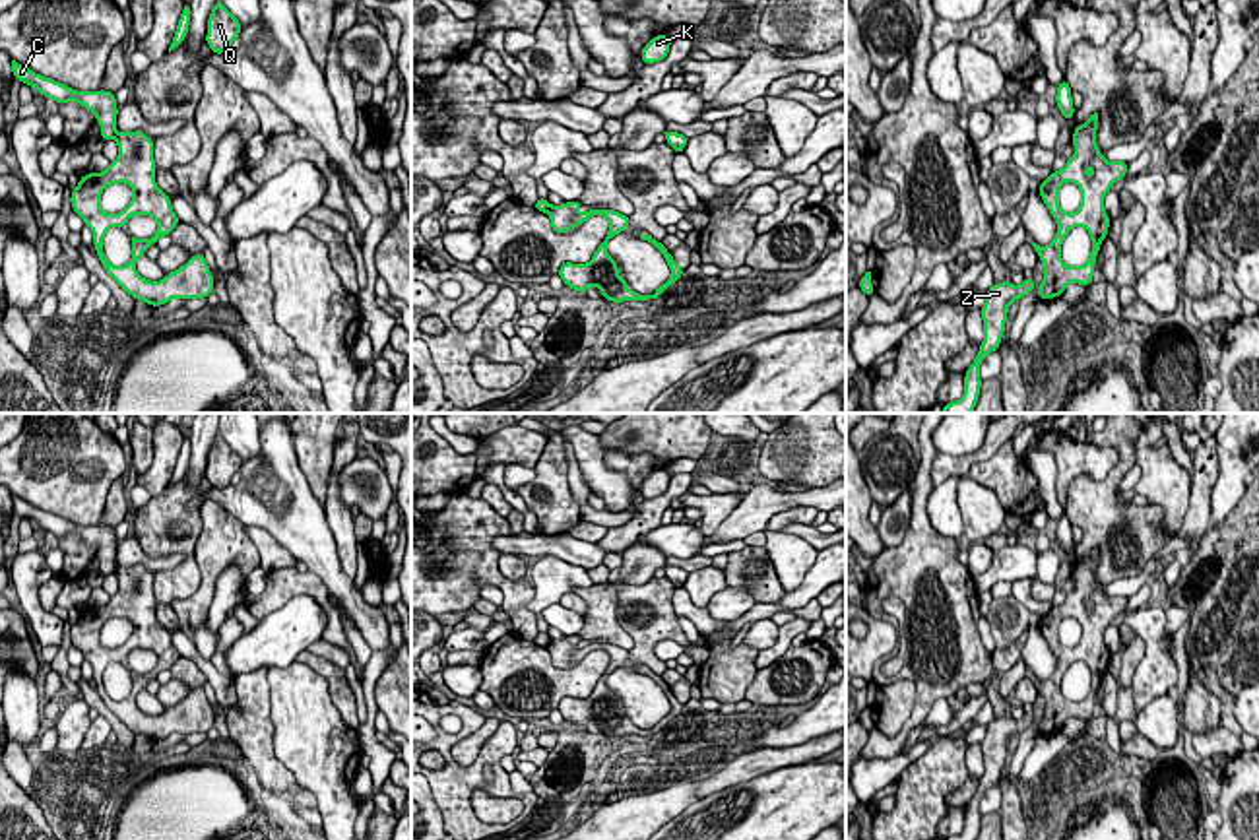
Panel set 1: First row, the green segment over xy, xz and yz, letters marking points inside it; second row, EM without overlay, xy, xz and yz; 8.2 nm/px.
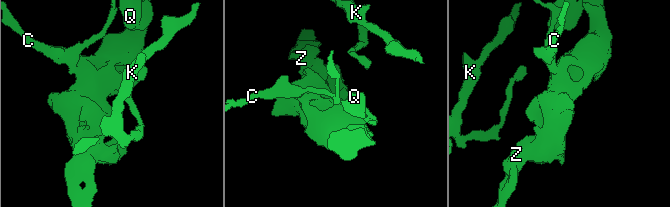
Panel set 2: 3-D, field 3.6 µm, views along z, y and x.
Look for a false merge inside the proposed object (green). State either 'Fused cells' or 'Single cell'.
Fused cells

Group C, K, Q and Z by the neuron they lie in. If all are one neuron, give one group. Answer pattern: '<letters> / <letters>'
C K / Q Z

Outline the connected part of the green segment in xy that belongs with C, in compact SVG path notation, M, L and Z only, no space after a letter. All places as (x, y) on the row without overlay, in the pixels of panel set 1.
M12 495L12 508L21 518L35 522L45 533L52 533L58 539L76 535L83 543L91 545L101 561L99 570L107 576L116 570L116 532L114 526L76 526L70 520L35 508L33 504L25 502L23 499Z

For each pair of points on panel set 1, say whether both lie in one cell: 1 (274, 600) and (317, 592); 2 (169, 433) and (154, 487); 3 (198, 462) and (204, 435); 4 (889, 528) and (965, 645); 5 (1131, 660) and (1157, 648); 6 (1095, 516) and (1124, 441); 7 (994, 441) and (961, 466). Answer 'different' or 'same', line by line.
1: same
2: same
3: same
4: different
5: different
6: same
7: same

